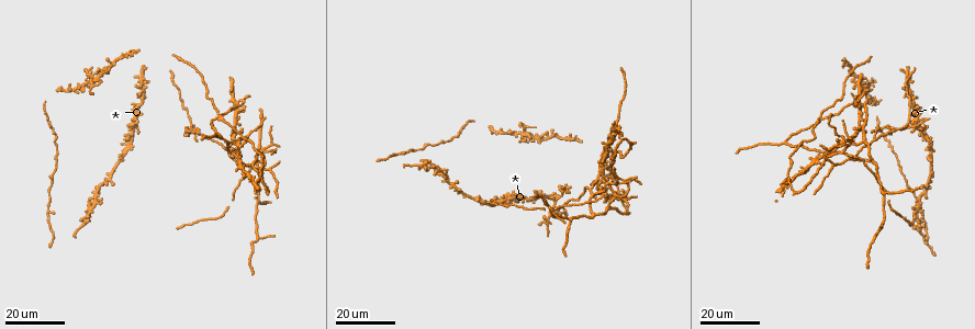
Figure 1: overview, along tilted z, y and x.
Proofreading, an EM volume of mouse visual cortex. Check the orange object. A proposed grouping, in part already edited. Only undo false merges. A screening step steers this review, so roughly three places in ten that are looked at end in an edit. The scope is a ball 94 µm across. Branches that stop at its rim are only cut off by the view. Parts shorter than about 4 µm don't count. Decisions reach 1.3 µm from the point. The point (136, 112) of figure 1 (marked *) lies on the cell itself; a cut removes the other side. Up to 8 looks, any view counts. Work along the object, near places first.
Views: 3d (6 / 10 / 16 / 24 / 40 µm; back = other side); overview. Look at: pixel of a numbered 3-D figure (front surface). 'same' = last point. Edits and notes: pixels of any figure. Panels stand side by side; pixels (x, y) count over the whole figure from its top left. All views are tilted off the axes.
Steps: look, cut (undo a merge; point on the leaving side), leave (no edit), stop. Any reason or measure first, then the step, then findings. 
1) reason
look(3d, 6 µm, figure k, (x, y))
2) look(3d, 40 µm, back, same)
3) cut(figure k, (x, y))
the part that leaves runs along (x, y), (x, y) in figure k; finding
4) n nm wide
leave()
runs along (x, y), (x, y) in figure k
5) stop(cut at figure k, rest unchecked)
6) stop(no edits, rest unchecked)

looks like a crossing
look(3d, 24 µm, figure 1, (907, 126))

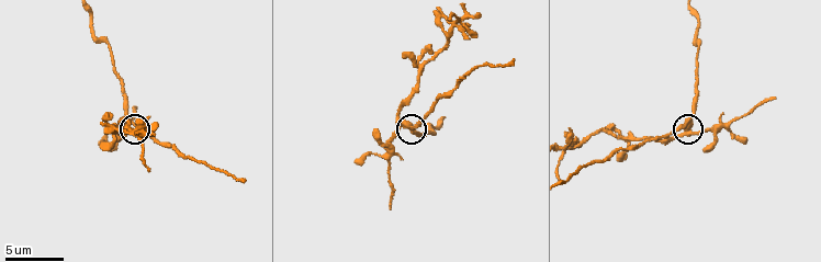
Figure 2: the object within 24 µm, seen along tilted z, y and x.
closer look
look(3d, 6 µm, figure 2, (409, 123))

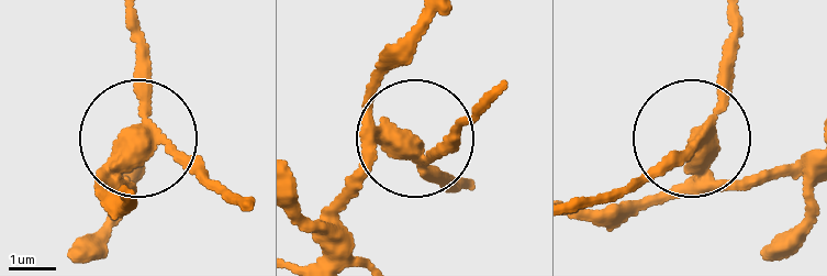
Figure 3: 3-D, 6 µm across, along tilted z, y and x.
340 nm wide
cut(figure 3, (124, 177))
the part that leaves runs along (413, 148), (376, 89), (411, 24) in figure 3; two cells meet here

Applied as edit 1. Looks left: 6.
redraw
look(overview)

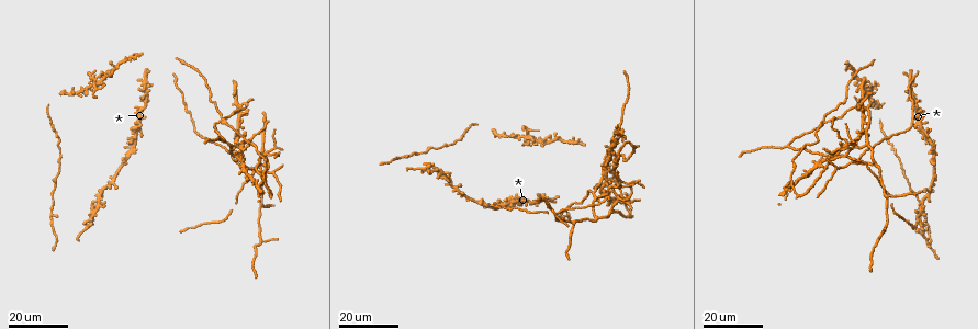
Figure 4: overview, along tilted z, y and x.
four-way junction
look(3d, 24 µm, figure 4, (224, 119))

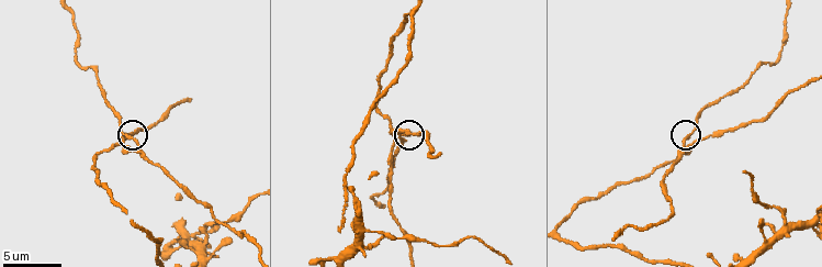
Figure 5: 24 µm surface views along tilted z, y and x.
look(3d, 6 µm, figure 5, (127, 136))

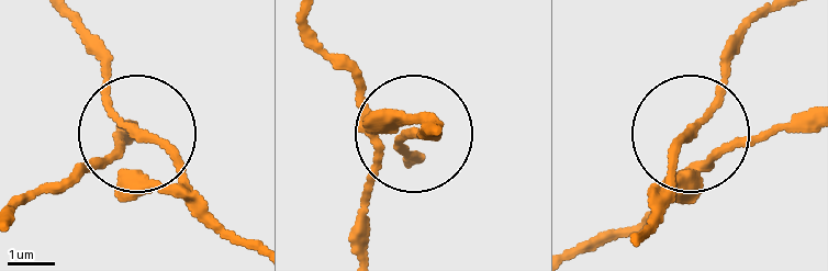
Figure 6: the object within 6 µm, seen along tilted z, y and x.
120 nm wide
leave()
one cell here

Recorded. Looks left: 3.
three-way junction
look(3d, 16 µm, figure 4, (861, 164))

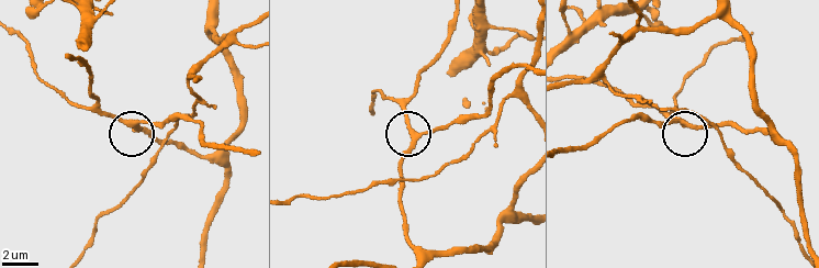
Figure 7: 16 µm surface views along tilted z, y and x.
look(3d, 6 µm, figure 7, (415, 140))

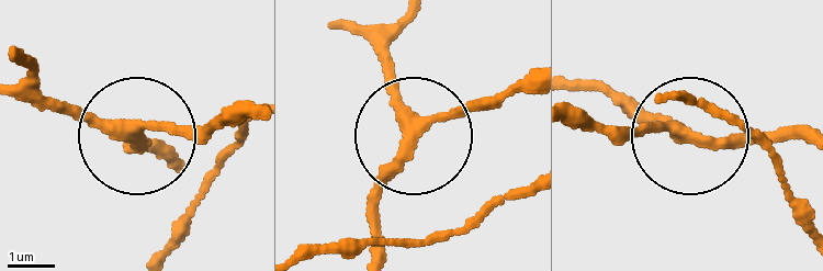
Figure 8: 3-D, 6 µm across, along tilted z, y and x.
side arm 27 µm
leave()
runs along (643, 106), (686, 130), (609, 128) in figure 8; all the same cell

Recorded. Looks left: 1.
stop(cut at figure 3, rest unchecked)

